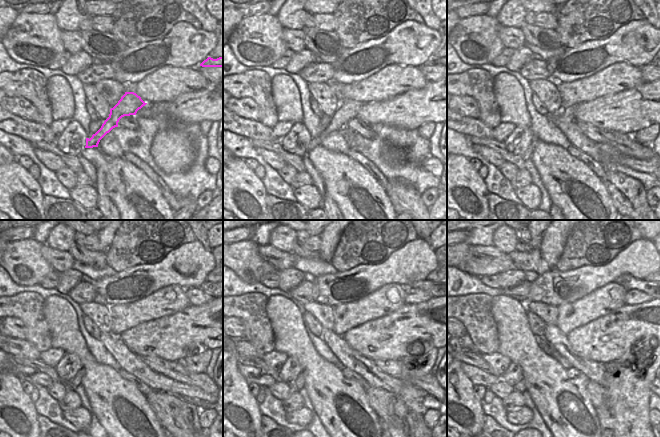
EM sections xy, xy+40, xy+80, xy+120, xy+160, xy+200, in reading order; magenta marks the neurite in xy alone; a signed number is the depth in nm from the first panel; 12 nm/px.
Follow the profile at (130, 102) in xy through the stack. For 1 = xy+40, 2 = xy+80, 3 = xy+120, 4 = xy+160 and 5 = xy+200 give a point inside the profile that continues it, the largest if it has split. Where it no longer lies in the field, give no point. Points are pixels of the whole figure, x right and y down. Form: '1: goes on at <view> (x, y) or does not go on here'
1: goes on at xy+40 (348, 109)
2: goes on at xy+80 (566, 115)
3: goes on at xy+120 (76, 381)
4: goes on at xy+160 (299, 382)
5: goes on at xy+200 (520, 386)

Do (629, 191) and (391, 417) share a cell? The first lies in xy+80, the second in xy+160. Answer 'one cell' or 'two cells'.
one cell

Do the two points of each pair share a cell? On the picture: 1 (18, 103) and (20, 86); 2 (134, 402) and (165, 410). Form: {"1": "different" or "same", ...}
{"1": "different", "2": "different"}

